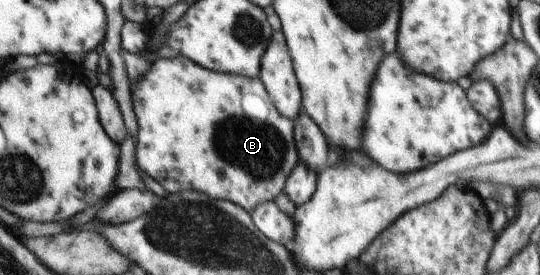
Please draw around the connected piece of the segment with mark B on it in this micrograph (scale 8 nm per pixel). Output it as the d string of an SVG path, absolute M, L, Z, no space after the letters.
M185 57L172 59L158 58L147 69L145 74L139 77L138 81L129 80L132 94L133 112L137 118L138 140L136 144L136 164L140 166L151 178L154 178L163 186L167 194L178 193L184 190L193 189L205 193L214 199L230 200L242 206L247 212L252 212L261 203L275 200L276 196L284 190L288 174L299 162L300 156L294 139L294 121L283 116L271 100L265 85L260 78L249 78L245 75L223 74L223 72L211 72Z

